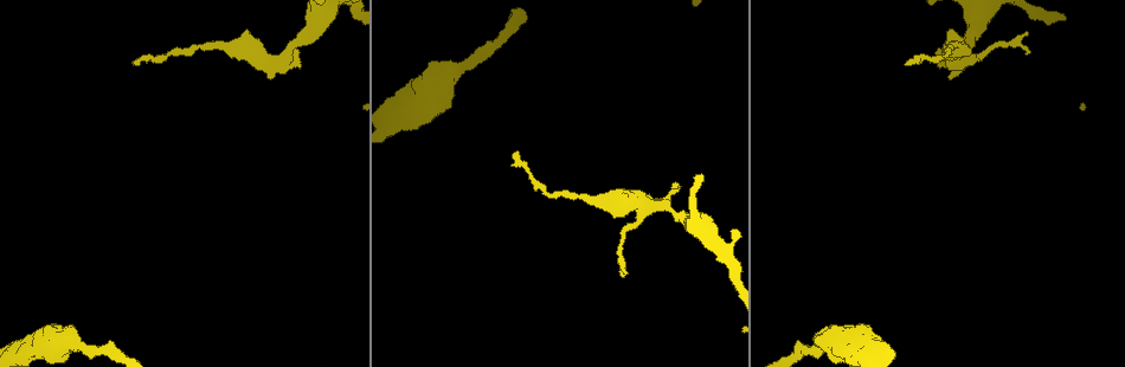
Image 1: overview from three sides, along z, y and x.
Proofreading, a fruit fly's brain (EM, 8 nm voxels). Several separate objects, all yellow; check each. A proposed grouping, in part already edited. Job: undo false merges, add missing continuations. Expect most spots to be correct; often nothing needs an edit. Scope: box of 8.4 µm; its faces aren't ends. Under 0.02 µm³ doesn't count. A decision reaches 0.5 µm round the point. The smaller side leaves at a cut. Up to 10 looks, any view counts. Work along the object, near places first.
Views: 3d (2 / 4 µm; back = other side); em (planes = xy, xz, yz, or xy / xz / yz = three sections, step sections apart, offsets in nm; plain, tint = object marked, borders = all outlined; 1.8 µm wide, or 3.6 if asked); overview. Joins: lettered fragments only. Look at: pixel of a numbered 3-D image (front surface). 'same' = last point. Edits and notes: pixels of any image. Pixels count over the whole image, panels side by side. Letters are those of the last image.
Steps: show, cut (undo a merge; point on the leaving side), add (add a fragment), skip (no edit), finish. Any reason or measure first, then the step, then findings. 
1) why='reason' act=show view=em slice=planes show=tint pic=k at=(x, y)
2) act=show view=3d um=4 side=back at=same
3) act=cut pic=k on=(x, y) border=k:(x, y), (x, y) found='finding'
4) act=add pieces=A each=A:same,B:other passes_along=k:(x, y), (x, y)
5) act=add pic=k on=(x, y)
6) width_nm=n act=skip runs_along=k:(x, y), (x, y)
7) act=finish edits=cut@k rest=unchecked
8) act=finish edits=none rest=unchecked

why='thick turns thin' act=show view=3d um=4 pic=1 at=(311, 30)

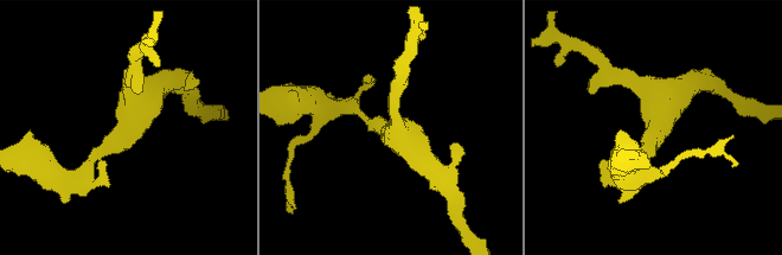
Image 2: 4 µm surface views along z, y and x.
act=show view=em slice=yz step=4 show=tint pic=2 at=(123, 134)

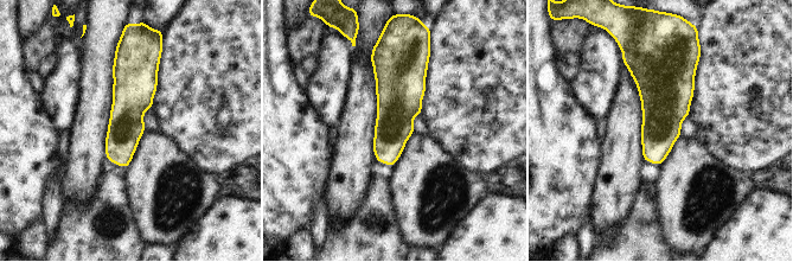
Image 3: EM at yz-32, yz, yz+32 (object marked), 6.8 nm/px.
act=show view=em slice=planes show=borders at=same

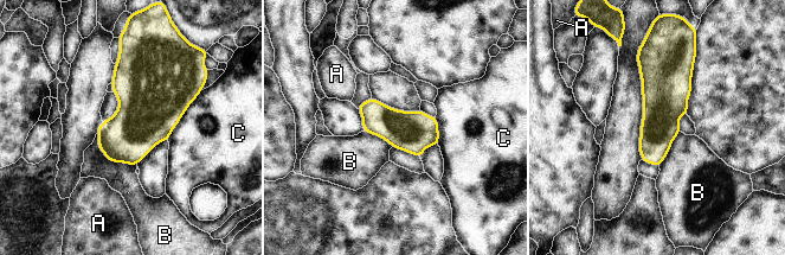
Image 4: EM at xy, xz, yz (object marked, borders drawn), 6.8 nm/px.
longest_contact=C:420nm act=skip each=A:other,B:other,C:other border=4:(96, 134), (108, 159), (136, 165) found='all the same cell'

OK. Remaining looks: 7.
why='an open end' act=show view=em slice=planes show=borders pic=1 at=(1028, 50)

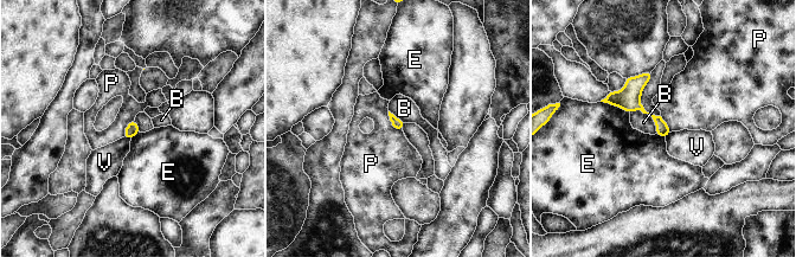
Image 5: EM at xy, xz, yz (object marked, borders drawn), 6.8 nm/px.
act=skip each=B:other,E:other,P:other,V:other found='no lettered fragment goes on from it'

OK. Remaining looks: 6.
why='end of a long branch' act=show view=em um=3.6 slice=planes show=plain pic=1 at=(515, 152)

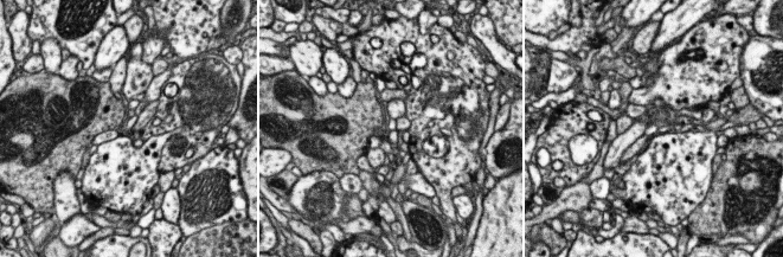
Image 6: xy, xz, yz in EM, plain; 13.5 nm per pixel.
act=show view=em um=3.6 slice=planes show=borders at=same

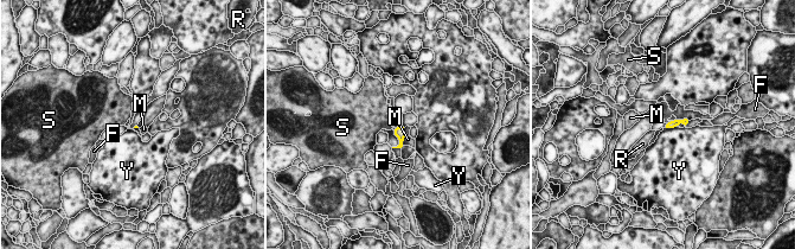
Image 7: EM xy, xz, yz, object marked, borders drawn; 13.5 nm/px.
longest_contact=M:260nm act=skip each=F:other,M:other,R:other,S:other,Y:other found='none of them fits'

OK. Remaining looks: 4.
why='calibre changes' act=show view=3d um=4 pic=1 at=(441, 81)

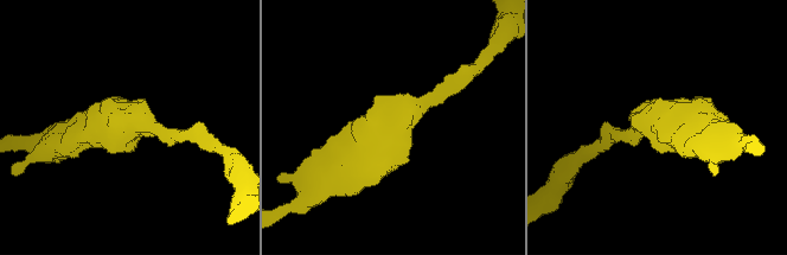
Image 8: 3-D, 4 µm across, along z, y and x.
act=show view=em um=3.6 slice=planes show=borders pic=8 at=(129, 121)

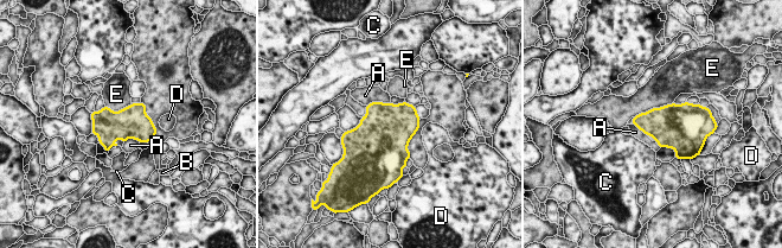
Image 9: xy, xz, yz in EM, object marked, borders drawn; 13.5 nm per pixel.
width_nm=420 act=skip each=A:other,B:other,C:other,D:other,E:other border=9:(390, 102), (370, 102), (366, 106) found='one cell here'

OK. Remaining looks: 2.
act=finish edits=none rest=unchecked

